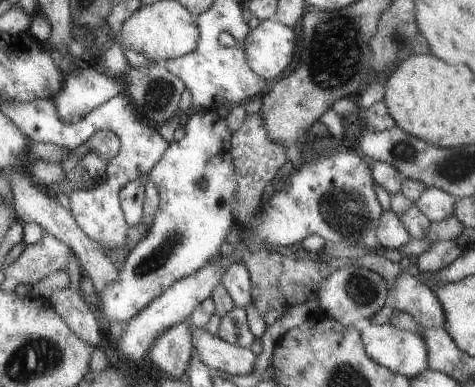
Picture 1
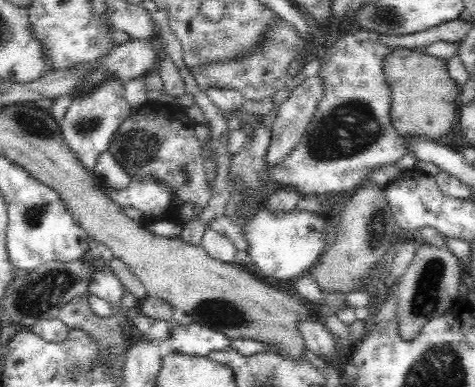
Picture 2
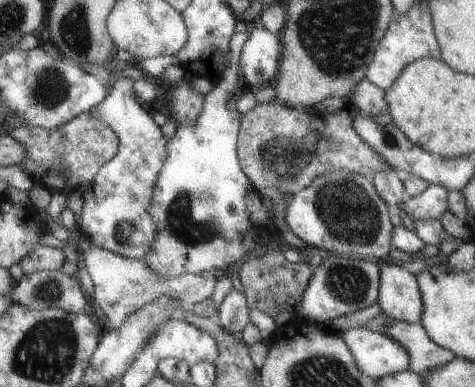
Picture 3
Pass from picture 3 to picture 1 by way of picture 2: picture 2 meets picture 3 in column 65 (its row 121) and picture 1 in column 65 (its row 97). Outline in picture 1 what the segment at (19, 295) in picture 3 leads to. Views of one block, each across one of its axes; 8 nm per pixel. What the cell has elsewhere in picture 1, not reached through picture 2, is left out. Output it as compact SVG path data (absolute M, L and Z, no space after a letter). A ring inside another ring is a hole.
M57 290L51 294L49 298L51 310L65 322L65 326L69 328L69 332L83 344L91 346L93 350L99 346L101 342L101 334L97 328L97 320L93 318L91 310L87 308L87 304L83 302L83 298L79 296L79 290Z

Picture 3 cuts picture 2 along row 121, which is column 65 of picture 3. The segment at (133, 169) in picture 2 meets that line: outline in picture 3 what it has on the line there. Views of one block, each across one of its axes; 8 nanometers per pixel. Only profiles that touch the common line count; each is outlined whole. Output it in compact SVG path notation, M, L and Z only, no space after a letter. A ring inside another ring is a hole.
M89 112L79 114L77 118L71 118L67 124L63 124L57 132L47 132L43 128L11 128L7 130L9 136L17 138L25 146L25 158L19 166L31 174L33 182L49 186L49 190L77 190L77 188L89 188L91 180L97 176L99 168L109 164L109 158L115 156L117 142L115 140L97 140L97 132L91 128Z

